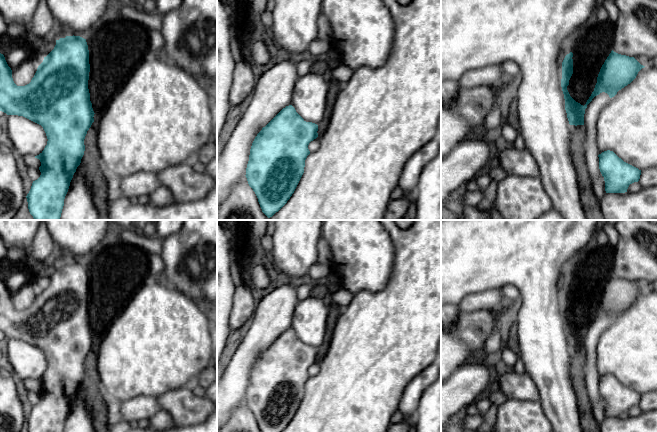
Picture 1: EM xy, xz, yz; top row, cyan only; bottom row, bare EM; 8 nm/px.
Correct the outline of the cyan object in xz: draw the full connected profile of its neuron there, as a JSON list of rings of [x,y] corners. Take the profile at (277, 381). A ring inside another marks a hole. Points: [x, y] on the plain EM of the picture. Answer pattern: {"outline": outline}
{"outline": [[[292,329],[283,332],[255,361],[246,392],[249,410],[261,432],[282,432],[294,417],[310,378],[308,369],[318,361],[318,349],[306,346]]]}

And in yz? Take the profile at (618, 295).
{"outline": [[[612,274],[600,293],[594,315],[583,330],[576,326],[567,314],[573,298],[572,281],[573,277],[570,276],[562,286],[561,311],[569,348],[575,350],[584,349],[585,333],[595,320],[605,316],[610,322],[614,321],[619,314],[630,308],[636,302],[638,296],[645,291],[634,281],[621,279]]]}

